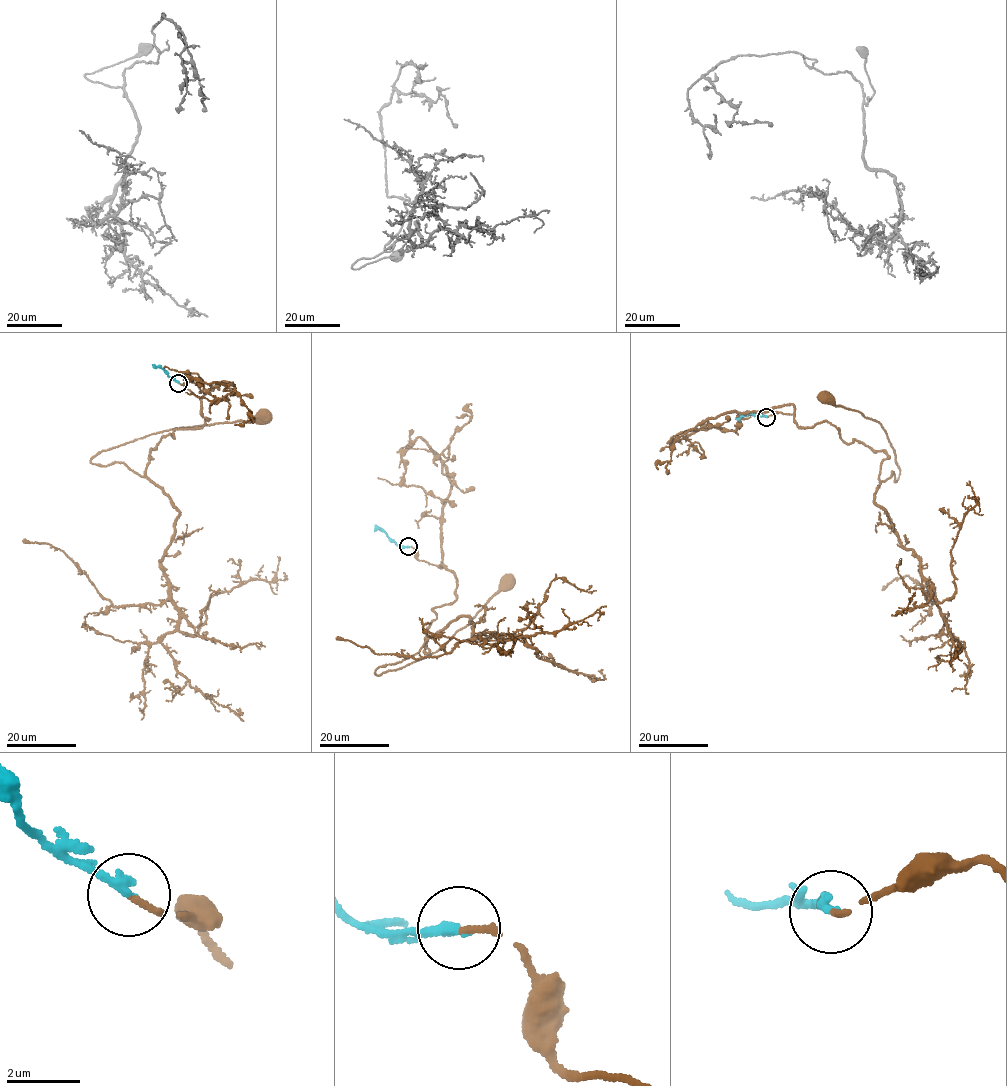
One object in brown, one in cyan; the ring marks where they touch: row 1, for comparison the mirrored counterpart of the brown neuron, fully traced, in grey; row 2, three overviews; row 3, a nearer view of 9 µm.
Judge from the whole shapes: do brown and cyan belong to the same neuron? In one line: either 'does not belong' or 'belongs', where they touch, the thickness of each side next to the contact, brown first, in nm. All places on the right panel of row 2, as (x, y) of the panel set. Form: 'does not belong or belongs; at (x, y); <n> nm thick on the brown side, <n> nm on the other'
belongs; at (766, 417); 160 nm thick on the brown side, 280 nm on the other

